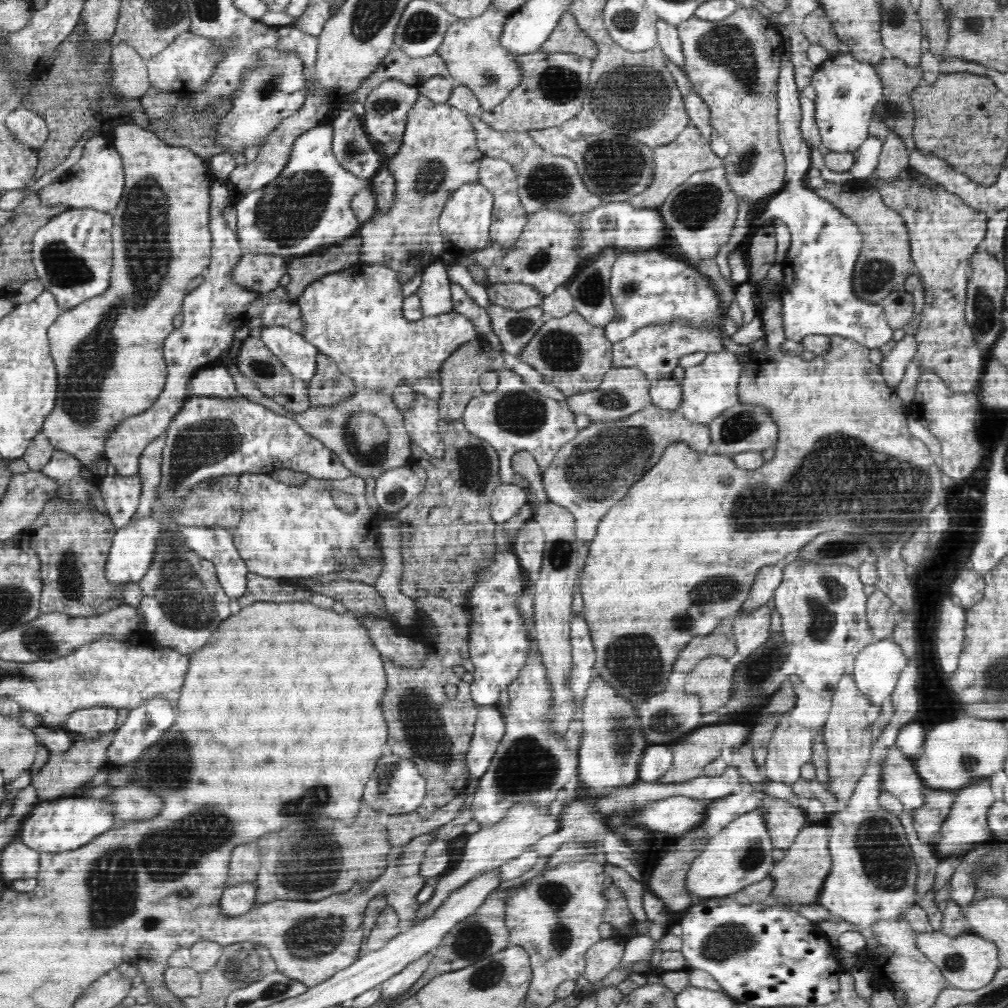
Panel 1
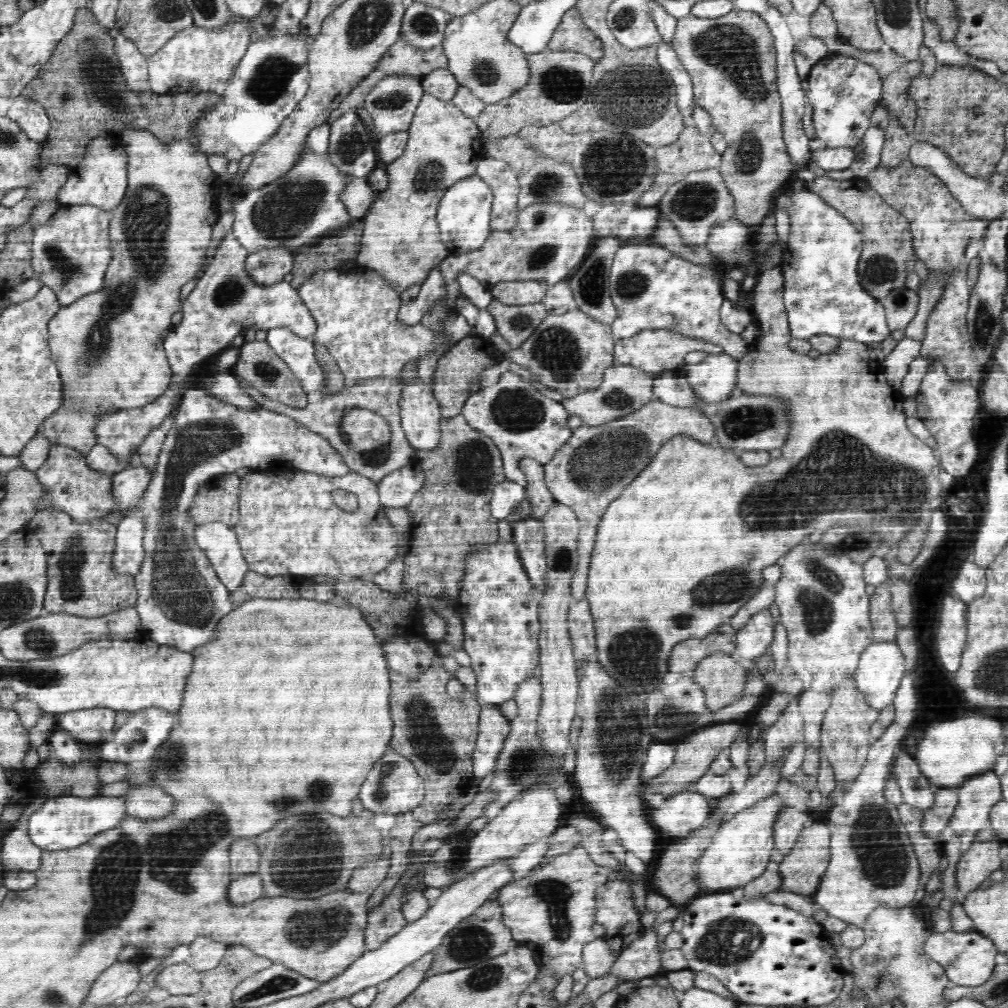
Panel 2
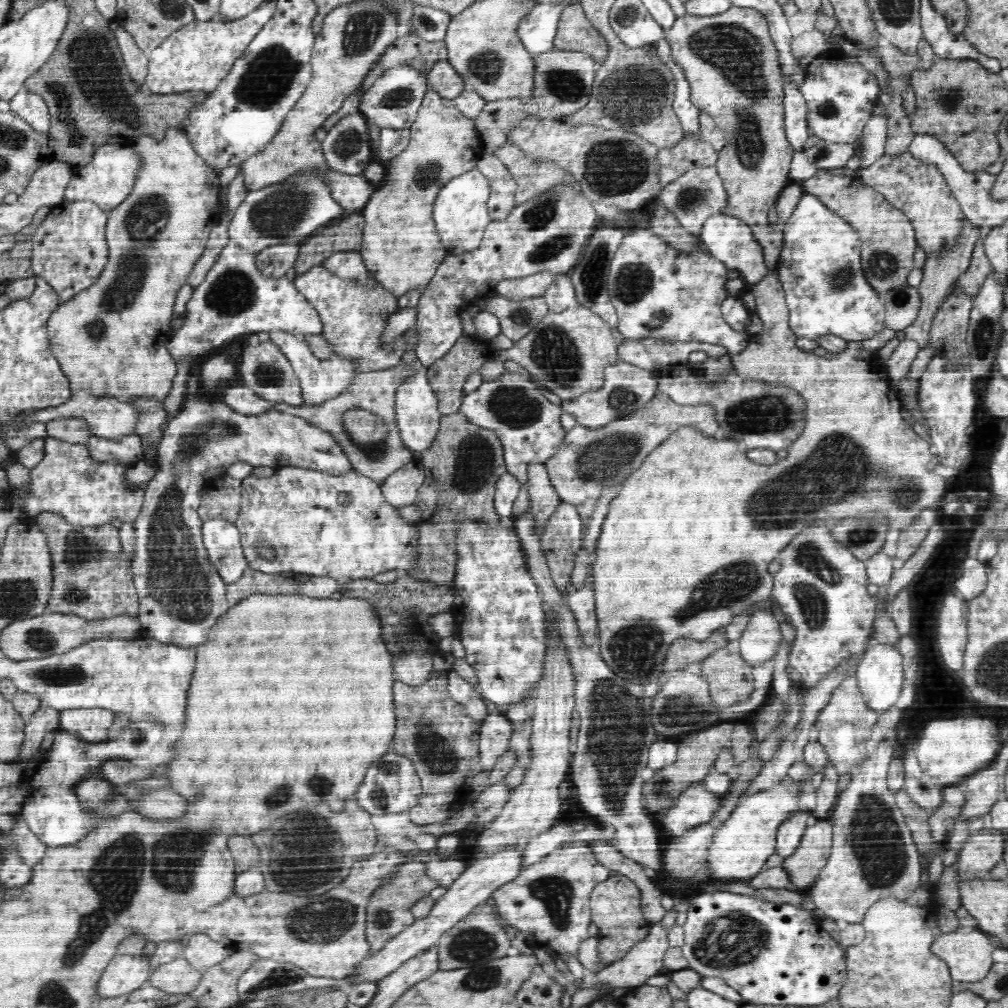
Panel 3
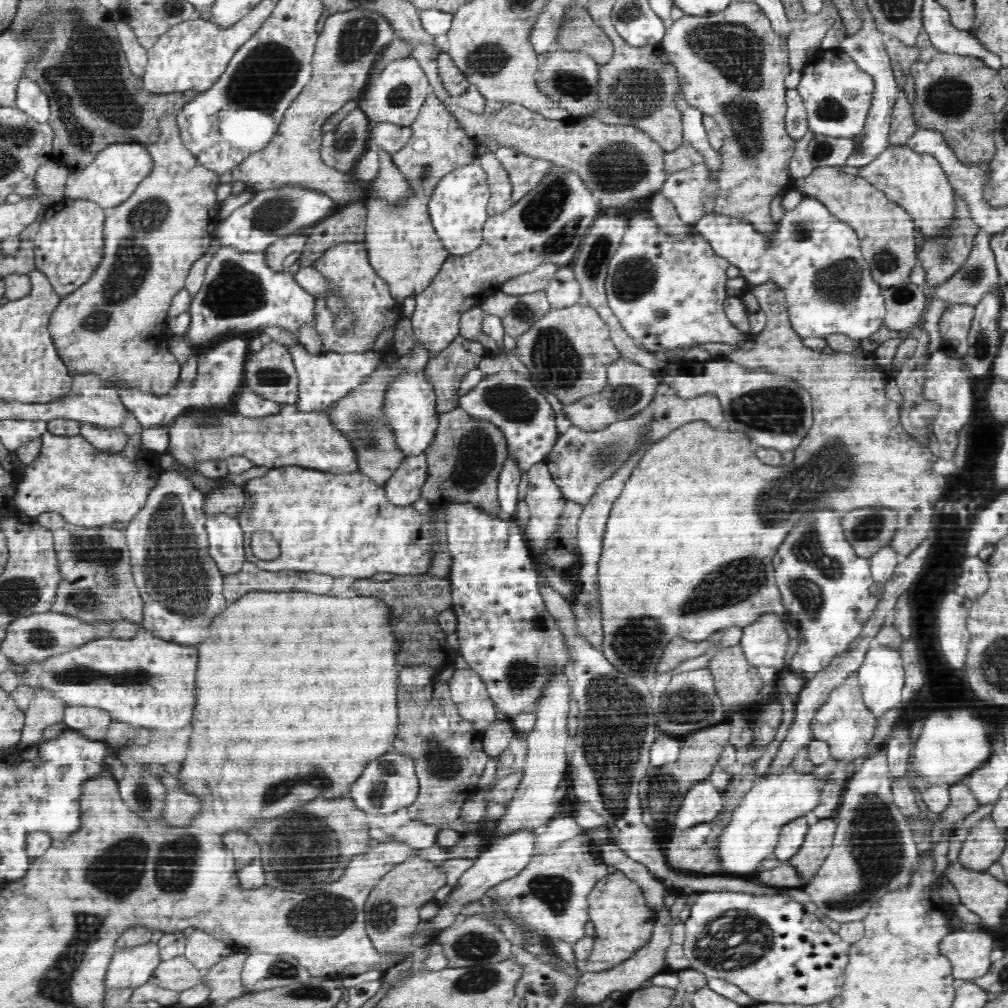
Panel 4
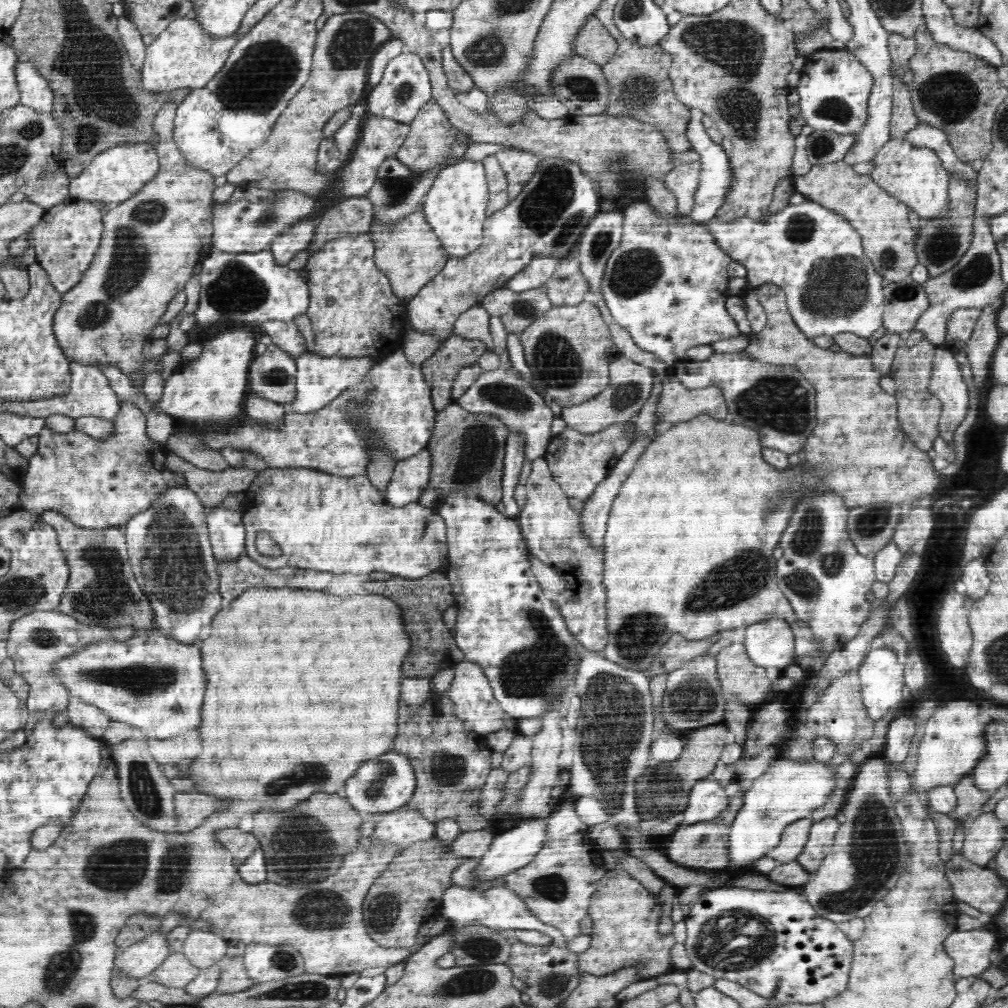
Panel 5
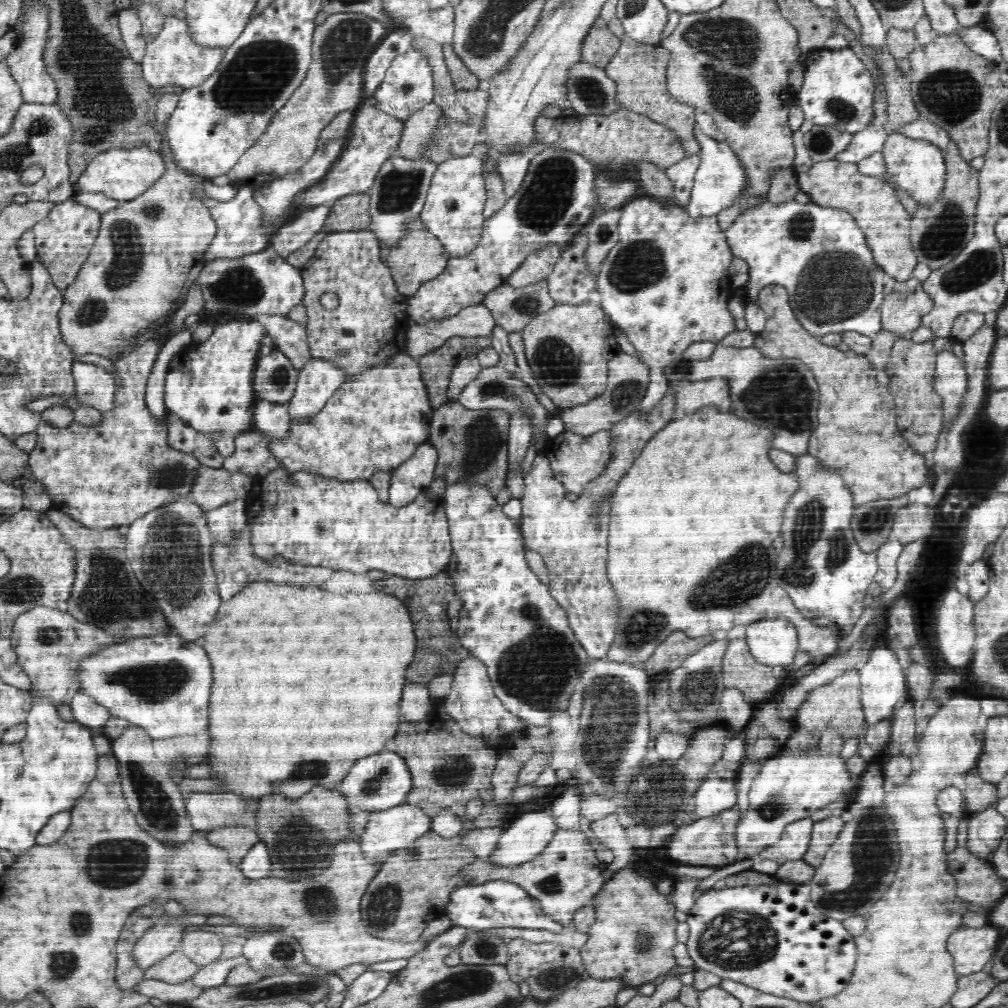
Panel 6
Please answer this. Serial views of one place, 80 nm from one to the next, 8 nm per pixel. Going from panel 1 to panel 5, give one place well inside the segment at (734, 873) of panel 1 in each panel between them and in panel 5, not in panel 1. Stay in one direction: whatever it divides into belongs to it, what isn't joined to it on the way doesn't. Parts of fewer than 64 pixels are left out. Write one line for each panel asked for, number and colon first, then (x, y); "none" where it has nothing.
2: (740, 851)
3: (740, 849)
4: (752, 835)
5: (788, 791)

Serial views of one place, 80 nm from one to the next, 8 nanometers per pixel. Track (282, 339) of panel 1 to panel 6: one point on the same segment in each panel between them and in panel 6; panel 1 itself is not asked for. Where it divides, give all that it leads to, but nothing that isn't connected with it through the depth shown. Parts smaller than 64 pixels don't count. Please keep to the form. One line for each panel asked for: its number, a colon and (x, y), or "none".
2: (299, 354)
3: (321, 380)
4: (324, 379)
5: (319, 380)
6: (316, 383)

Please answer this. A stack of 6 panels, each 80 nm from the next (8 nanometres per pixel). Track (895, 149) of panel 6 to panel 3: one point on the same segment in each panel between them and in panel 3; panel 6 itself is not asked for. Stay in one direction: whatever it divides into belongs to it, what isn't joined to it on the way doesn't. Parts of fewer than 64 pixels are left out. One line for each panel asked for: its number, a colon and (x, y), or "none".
3: (917, 188)
4: (916, 181)
5: (916, 176)

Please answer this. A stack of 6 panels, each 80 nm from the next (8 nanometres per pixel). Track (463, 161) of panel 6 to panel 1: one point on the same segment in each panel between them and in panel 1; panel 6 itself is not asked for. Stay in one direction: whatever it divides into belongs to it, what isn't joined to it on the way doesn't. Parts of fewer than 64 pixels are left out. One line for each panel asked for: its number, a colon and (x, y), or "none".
1: (466, 218)
2: (464, 212)
3: (461, 214)
4: (458, 206)
5: (455, 206)

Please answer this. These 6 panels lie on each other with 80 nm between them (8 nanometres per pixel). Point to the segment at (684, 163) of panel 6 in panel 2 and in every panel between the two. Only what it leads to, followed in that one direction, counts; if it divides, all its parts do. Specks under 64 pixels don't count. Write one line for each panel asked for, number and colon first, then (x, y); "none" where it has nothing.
2: (693, 205)
3: (692, 198)
4: (685, 189)
5: (682, 180)

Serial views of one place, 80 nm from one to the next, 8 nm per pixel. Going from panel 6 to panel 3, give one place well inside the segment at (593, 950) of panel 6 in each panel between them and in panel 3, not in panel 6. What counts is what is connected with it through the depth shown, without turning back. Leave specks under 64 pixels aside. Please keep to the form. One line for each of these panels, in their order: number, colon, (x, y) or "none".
3: (615, 904)
4: (623, 921)
5: (625, 935)

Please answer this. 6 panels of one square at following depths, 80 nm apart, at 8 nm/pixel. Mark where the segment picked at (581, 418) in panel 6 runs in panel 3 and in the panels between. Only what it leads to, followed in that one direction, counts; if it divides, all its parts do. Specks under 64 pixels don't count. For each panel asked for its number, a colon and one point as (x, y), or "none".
3: (627, 388)
4: (631, 388)
5: (630, 384)

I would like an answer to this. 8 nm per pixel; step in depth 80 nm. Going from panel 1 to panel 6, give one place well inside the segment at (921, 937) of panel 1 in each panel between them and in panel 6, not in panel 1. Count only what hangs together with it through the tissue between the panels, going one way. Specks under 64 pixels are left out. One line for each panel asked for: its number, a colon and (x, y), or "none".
2: (968, 957)
3: (968, 951)
4: (968, 950)
5: (970, 950)
6: (972, 948)

